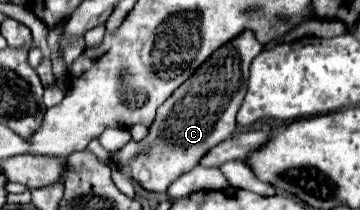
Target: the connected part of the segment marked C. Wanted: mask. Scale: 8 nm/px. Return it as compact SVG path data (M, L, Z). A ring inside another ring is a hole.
M252 30L240 32L236 38L220 46L160 108L150 134L142 142L130 140L118 154L116 164L126 164L132 178L146 190L164 192L182 174L200 164L202 156L228 140L236 130L236 112L248 88L250 62L264 50Z

